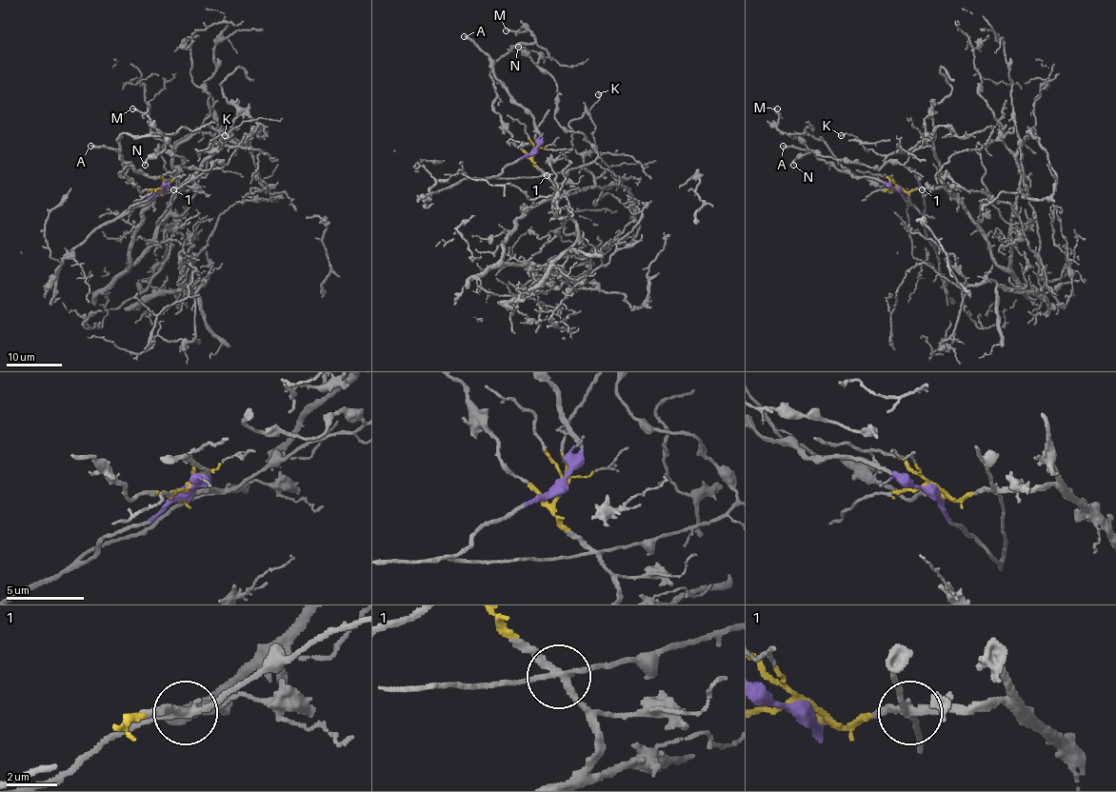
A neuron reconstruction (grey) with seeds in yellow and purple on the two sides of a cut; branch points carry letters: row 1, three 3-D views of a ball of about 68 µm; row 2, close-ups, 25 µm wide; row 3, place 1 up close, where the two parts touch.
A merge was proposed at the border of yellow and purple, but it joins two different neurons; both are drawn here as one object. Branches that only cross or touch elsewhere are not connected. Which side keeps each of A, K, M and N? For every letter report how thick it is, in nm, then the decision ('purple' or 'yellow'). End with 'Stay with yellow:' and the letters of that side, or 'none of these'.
A: 260 nm | purple
K: 110 nm | yellow
M: 150 nm | yellow
N: 170 nm | purple
Stay with yellow: K, M

